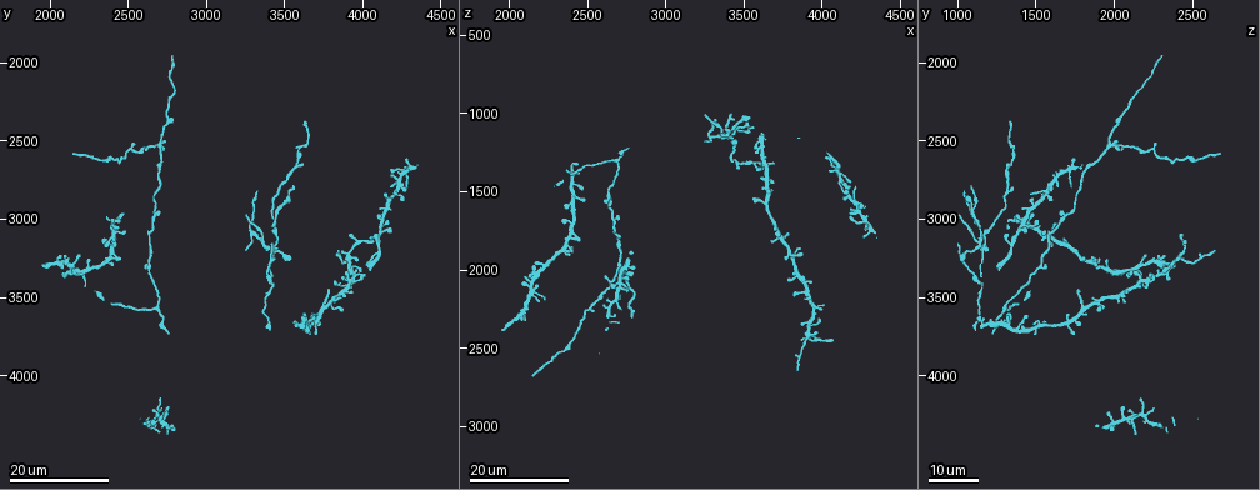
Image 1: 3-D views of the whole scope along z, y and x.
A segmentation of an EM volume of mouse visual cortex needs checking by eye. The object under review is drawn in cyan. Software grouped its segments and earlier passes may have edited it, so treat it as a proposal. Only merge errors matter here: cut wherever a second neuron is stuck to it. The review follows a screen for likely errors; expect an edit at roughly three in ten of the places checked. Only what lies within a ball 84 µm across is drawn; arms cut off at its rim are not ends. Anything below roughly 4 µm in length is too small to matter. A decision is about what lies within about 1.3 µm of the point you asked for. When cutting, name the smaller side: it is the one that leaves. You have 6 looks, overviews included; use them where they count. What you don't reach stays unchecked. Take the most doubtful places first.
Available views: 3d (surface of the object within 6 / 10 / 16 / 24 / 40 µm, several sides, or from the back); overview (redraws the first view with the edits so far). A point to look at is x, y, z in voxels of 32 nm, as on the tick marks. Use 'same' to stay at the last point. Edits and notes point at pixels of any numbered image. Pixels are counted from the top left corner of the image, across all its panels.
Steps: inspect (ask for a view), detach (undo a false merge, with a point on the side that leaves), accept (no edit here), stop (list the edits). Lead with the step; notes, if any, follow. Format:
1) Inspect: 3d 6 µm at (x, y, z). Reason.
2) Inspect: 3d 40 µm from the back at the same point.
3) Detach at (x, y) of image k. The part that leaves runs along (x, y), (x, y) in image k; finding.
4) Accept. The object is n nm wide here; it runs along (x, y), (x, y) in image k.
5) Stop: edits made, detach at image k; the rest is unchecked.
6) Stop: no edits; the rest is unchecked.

Inspect: 3d 16 µm at (2700, 2520, 2000). Four or more arms meet.

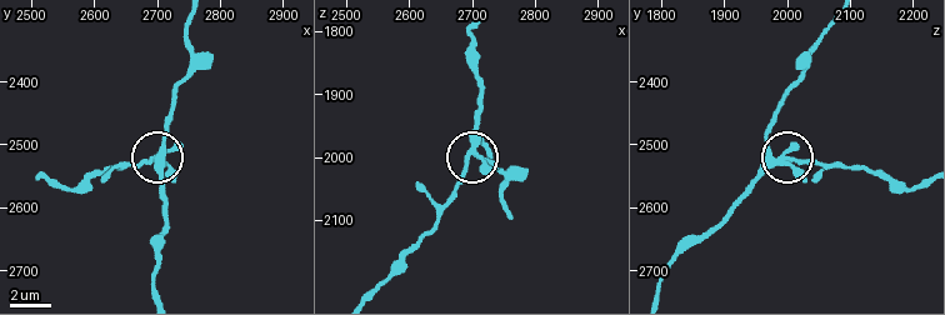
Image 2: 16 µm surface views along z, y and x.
Inspect: 3d 6 µm at (2700, 2520, 1985).

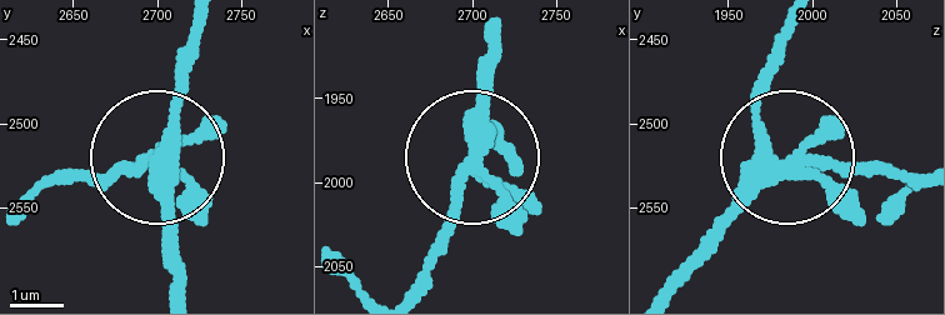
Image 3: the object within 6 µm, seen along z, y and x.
Accept. 5 arms meet here; it runs along (664, 281), (771, 174), (759, 80), (771, 44) in image 3; one neuron here.

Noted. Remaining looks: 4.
Inspect: 3d 16 µm at (3900, 3240, 2420). Four or more arms meet.

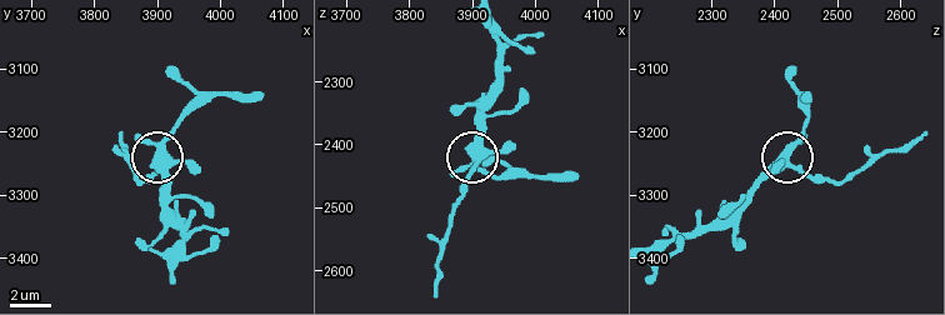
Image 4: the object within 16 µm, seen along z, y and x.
Inspect: 3d 10 µm at (3905, 3245, 2415).

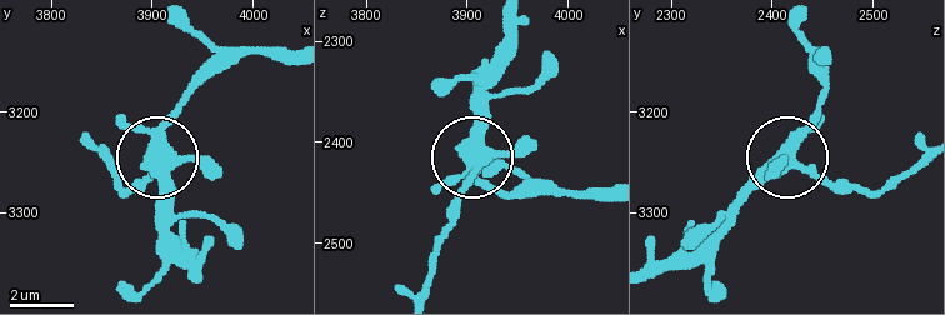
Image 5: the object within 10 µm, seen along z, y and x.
Accept. It runs along (509, 21), (506, 53), (478, 94), (469, 160), (499, 195) in image 5; one neuron here.

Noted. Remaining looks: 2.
Inspect: 3d 24 µm at (3480, 2800, 1340). Thin neck.

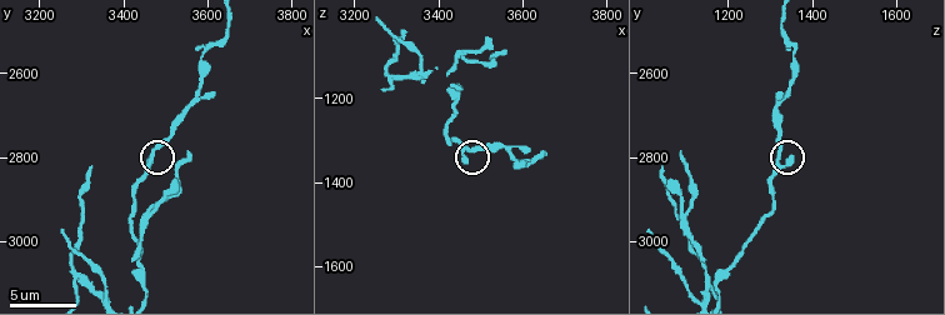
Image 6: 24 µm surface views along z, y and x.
Inspect: 3d 6 µm at (3470, 2795, 1325). Zoom in.

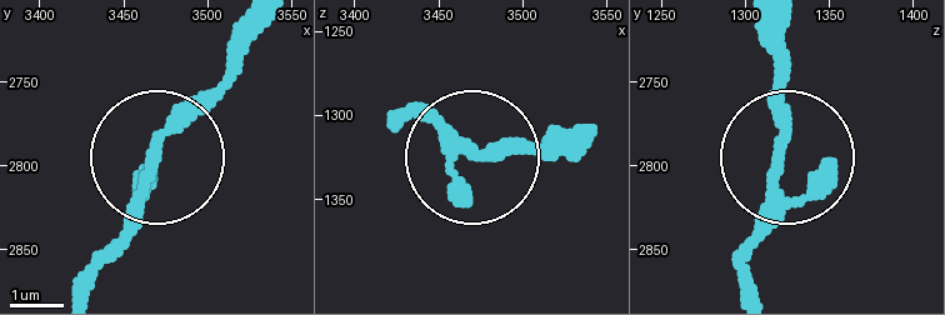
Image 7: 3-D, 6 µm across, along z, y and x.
Accept. 3 arms meet here; it runs along (751, 290), (779, 141), (779, 39) in image 7; all the same neuron.

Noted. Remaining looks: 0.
Stop: no edits; the rest is unchecked.

